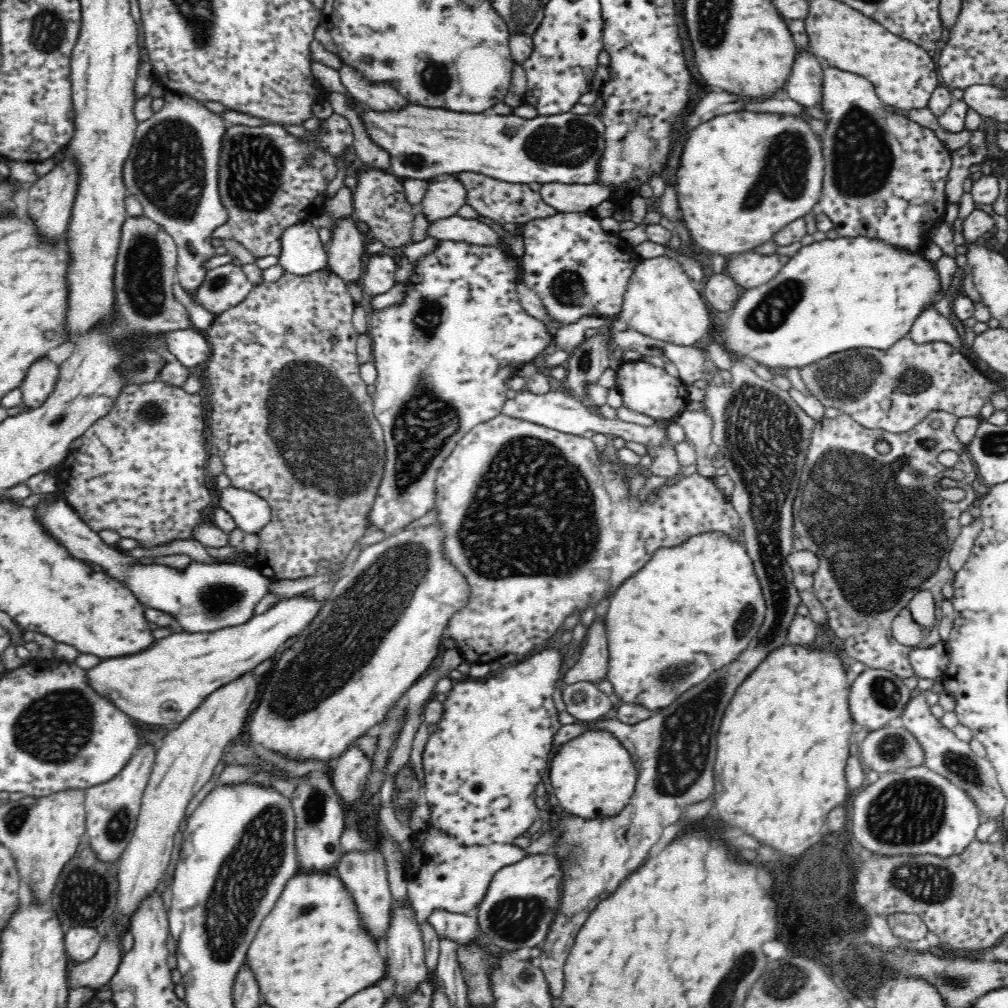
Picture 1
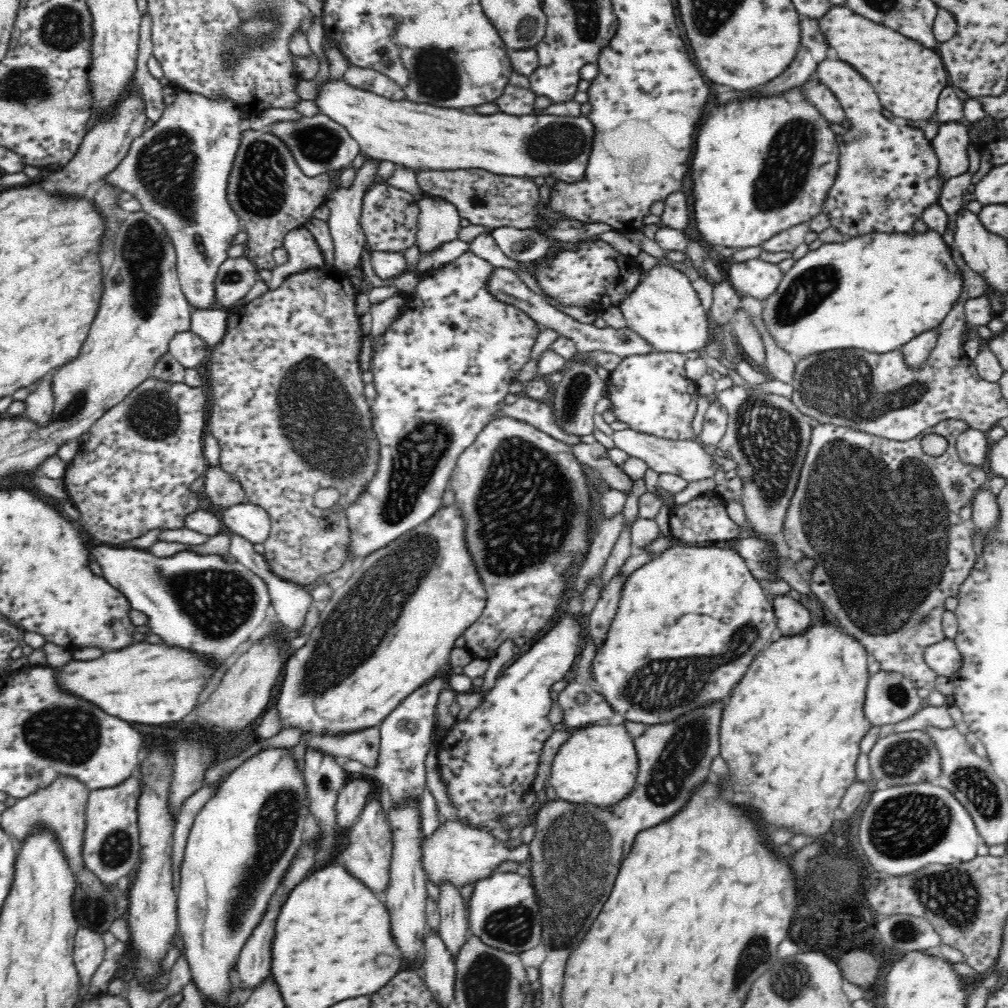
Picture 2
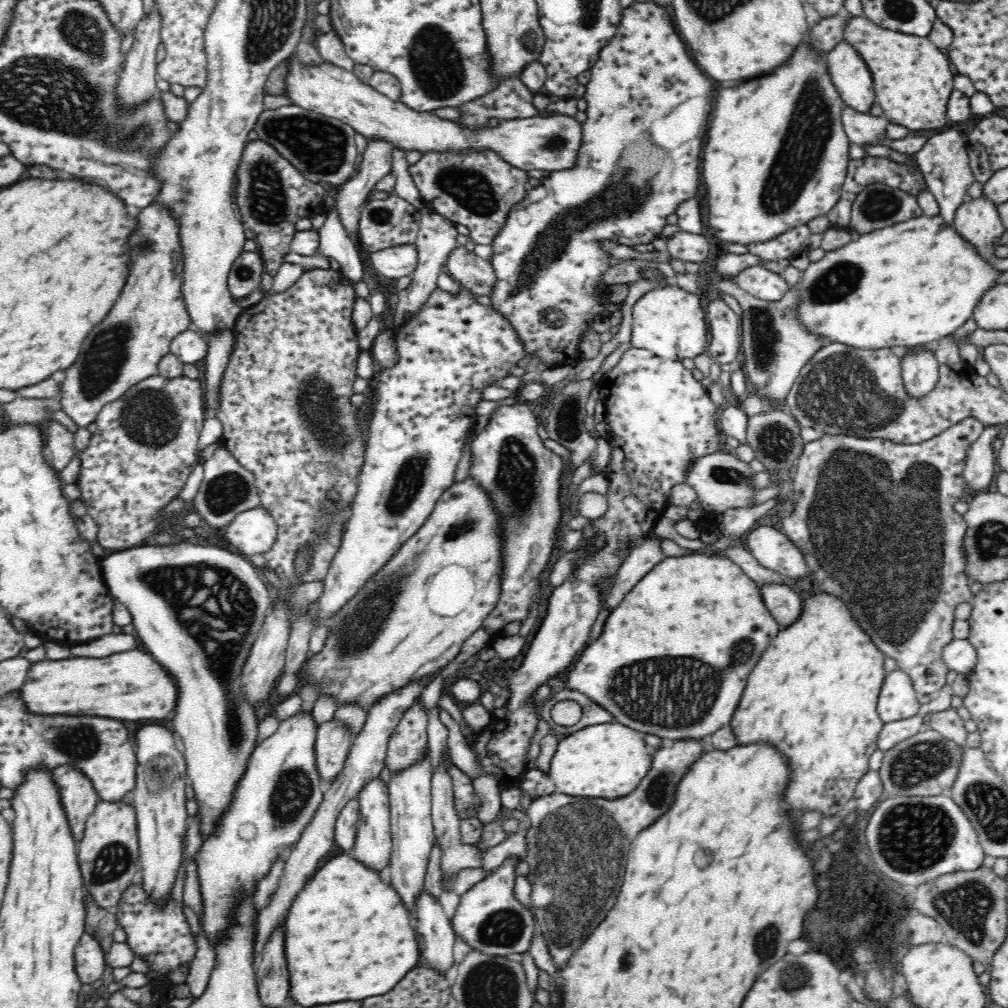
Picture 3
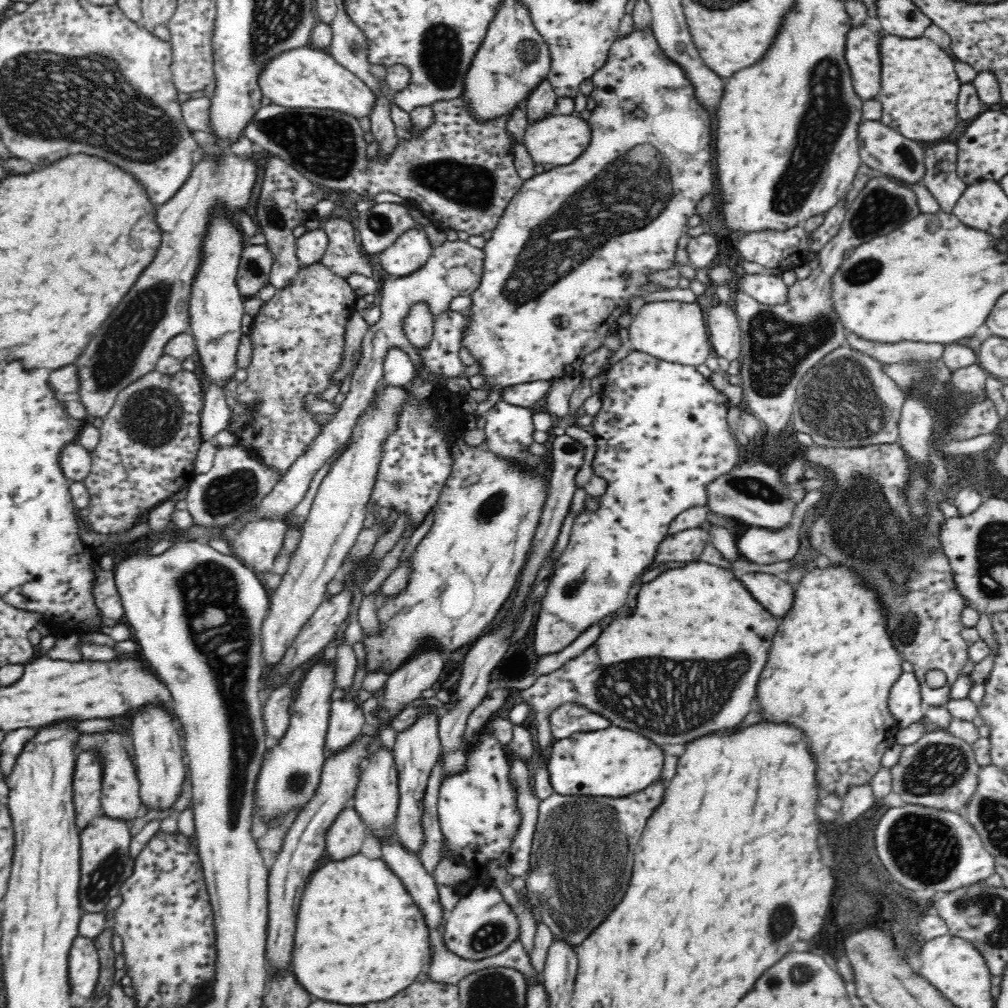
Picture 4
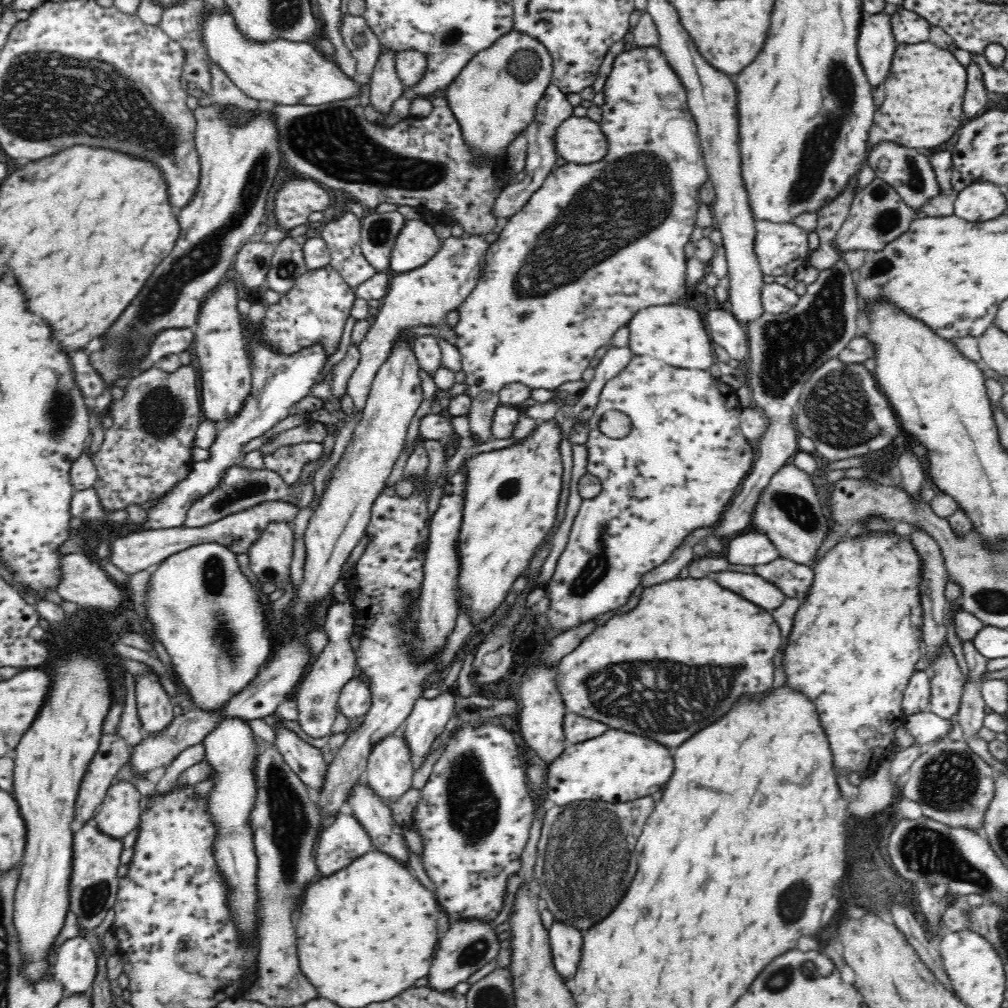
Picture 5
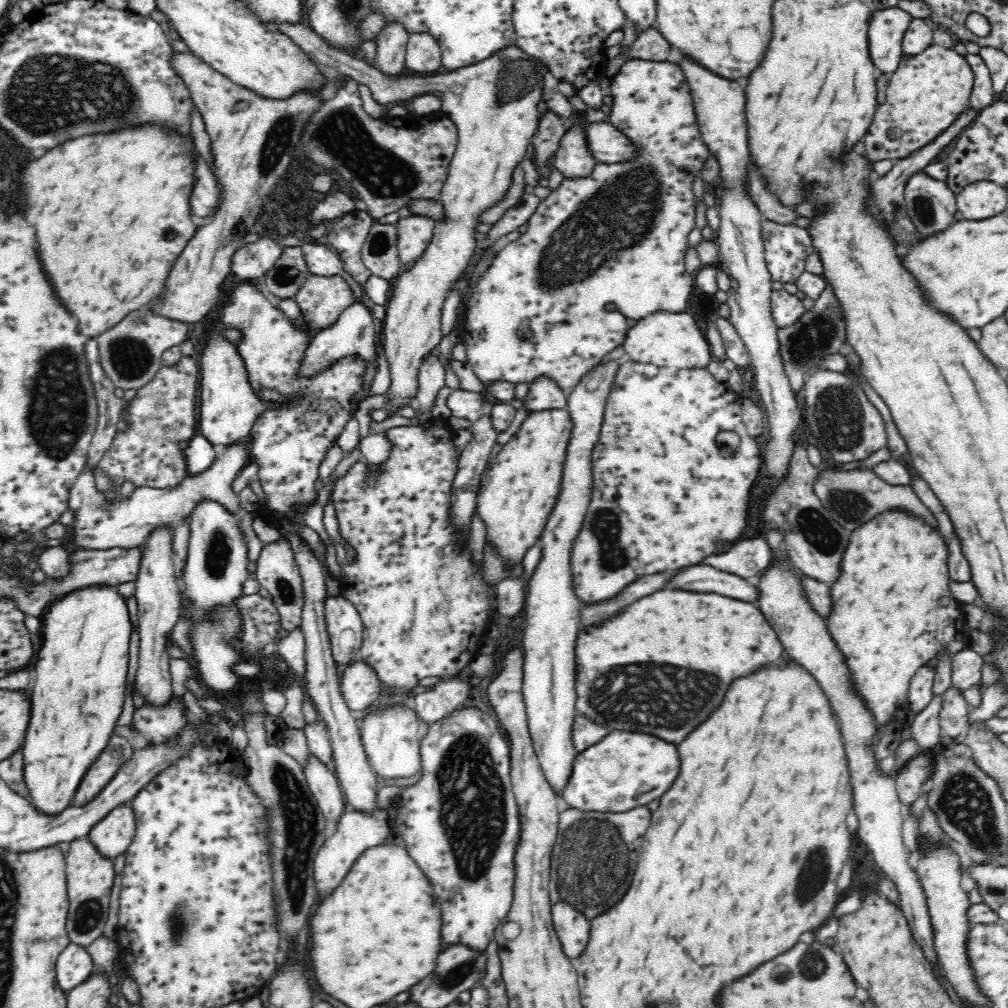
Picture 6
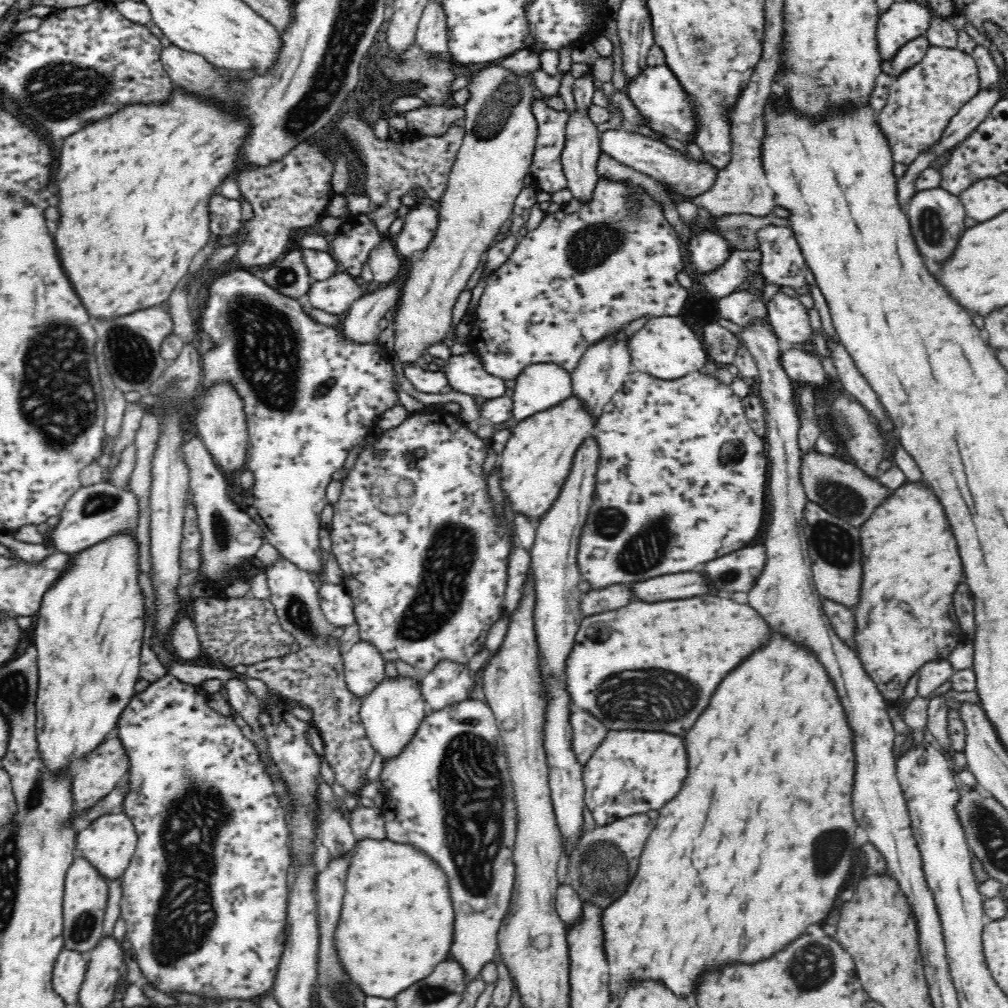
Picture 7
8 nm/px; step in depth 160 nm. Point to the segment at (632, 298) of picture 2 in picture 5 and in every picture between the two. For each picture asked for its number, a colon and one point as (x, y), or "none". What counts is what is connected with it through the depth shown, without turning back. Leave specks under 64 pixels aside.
3: (671, 323)
4: (673, 331)
5: (674, 334)

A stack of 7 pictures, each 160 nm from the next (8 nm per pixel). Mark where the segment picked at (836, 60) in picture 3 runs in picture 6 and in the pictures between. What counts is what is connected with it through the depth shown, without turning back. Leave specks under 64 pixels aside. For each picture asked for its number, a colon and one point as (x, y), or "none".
4: (864, 45)
5: (877, 45)
6: (886, 29)

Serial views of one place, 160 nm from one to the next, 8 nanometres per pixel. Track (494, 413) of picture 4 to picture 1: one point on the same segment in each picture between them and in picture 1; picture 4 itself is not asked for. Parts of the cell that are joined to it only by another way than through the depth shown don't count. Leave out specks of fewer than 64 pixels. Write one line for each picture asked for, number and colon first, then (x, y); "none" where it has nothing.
1: (550, 529)
2: (524, 495)
3: (509, 460)

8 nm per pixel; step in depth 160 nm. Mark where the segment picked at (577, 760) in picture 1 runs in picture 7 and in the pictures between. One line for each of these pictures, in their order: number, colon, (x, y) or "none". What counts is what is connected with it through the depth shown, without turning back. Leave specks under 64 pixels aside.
2: (598, 764)
3: (608, 760)
4: (614, 762)
5: (618, 767)
6: (625, 770)
7: (630, 773)

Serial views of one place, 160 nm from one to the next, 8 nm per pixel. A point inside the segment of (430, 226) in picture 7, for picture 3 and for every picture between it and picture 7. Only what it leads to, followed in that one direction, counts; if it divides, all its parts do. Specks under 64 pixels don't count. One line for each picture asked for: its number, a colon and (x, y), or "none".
3: (396, 262)
4: (410, 252)
5: (417, 243)
6: (414, 232)

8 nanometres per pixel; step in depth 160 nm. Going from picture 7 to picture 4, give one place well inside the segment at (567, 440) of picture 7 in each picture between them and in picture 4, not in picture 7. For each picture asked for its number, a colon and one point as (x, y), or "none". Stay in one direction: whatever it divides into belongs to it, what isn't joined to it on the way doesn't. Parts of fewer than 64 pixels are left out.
4: (462, 572)
5: (512, 495)
6: (519, 488)

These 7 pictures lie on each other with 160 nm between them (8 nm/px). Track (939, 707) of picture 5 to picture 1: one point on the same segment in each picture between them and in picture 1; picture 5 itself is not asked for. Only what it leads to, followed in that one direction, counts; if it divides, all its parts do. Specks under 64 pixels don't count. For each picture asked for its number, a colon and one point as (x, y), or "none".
1: (846, 489)
2: (889, 547)
3: (904, 589)
4: (866, 523)

